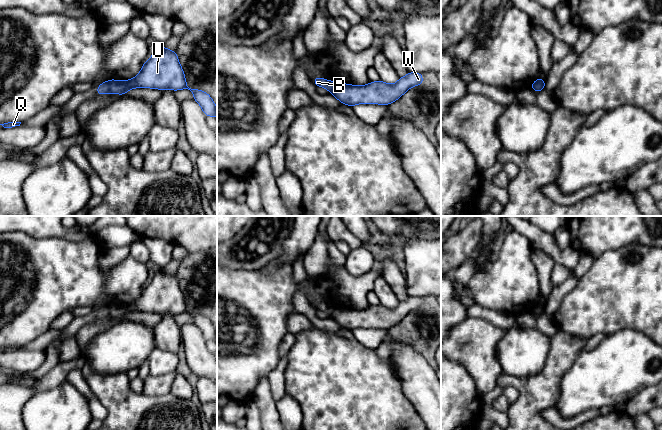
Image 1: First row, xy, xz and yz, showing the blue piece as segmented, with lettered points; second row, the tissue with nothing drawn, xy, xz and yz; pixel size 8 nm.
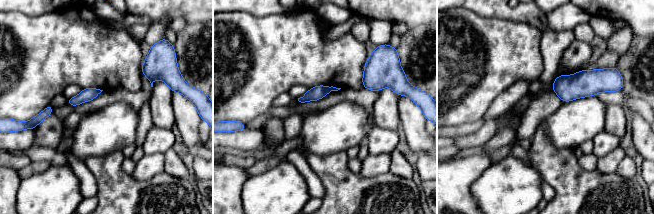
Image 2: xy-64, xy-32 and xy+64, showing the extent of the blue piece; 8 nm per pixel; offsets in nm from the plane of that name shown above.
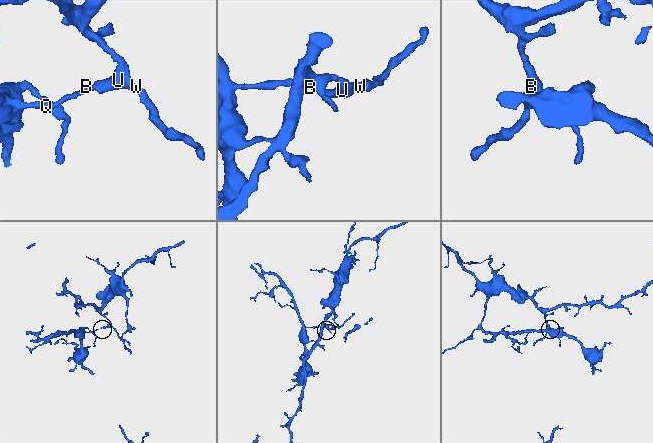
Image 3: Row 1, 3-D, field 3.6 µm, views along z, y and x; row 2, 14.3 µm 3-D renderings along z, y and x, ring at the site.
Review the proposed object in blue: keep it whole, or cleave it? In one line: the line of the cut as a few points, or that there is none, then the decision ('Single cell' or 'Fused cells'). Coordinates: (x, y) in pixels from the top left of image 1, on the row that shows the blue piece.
Split along xy (108, 80), (108, 90), (110, 92). Fused cells

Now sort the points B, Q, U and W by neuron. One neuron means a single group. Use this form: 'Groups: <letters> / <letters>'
Groups: B Q / U W

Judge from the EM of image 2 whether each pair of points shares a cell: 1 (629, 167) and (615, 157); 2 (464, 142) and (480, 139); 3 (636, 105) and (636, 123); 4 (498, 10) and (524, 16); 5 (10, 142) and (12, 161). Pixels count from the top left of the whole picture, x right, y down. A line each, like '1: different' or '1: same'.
1: different
2: same
3: different
4: same
5: different

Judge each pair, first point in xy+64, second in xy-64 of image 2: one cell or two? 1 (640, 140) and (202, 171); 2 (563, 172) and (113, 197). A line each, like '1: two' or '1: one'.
1: two
2: one

